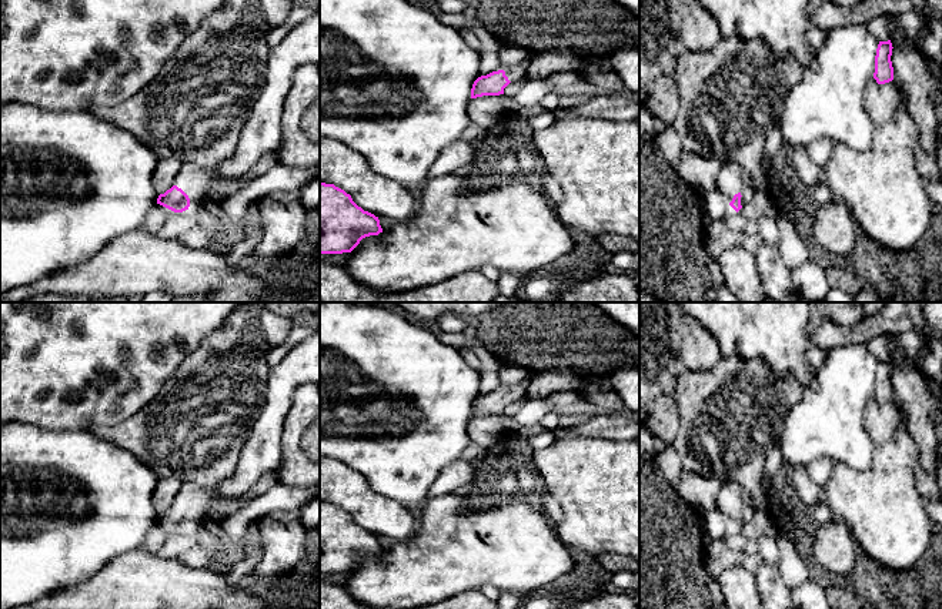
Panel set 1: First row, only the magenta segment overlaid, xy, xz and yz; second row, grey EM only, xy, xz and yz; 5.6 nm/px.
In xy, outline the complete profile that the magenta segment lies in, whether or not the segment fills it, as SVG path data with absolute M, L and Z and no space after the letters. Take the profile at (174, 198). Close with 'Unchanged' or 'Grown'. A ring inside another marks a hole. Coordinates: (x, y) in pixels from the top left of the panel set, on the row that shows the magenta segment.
M183 164L180 174L176 178L176 184L160 194L157 204L174 211L183 213L190 205L200 203L208 193L210 174L214 168L201 170L191 164Z. Grown

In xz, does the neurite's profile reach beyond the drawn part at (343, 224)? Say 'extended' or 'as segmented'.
as segmented

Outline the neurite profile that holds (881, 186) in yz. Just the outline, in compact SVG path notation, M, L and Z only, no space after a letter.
M872 78L865 91L865 107L875 126L869 148L856 151L834 143L821 181L834 200L849 208L852 218L871 240L903 257L925 237L933 217L931 198L915 161L919 131L903 104L903 91L895 80L878 84Z

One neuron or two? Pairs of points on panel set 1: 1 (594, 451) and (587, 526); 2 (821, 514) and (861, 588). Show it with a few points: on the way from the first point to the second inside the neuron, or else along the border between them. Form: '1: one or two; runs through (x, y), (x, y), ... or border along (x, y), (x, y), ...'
1: one; runs through (594, 469), (594, 508)
2: one; runs through (807, 538), (809, 562), (827, 579), (837, 581)

